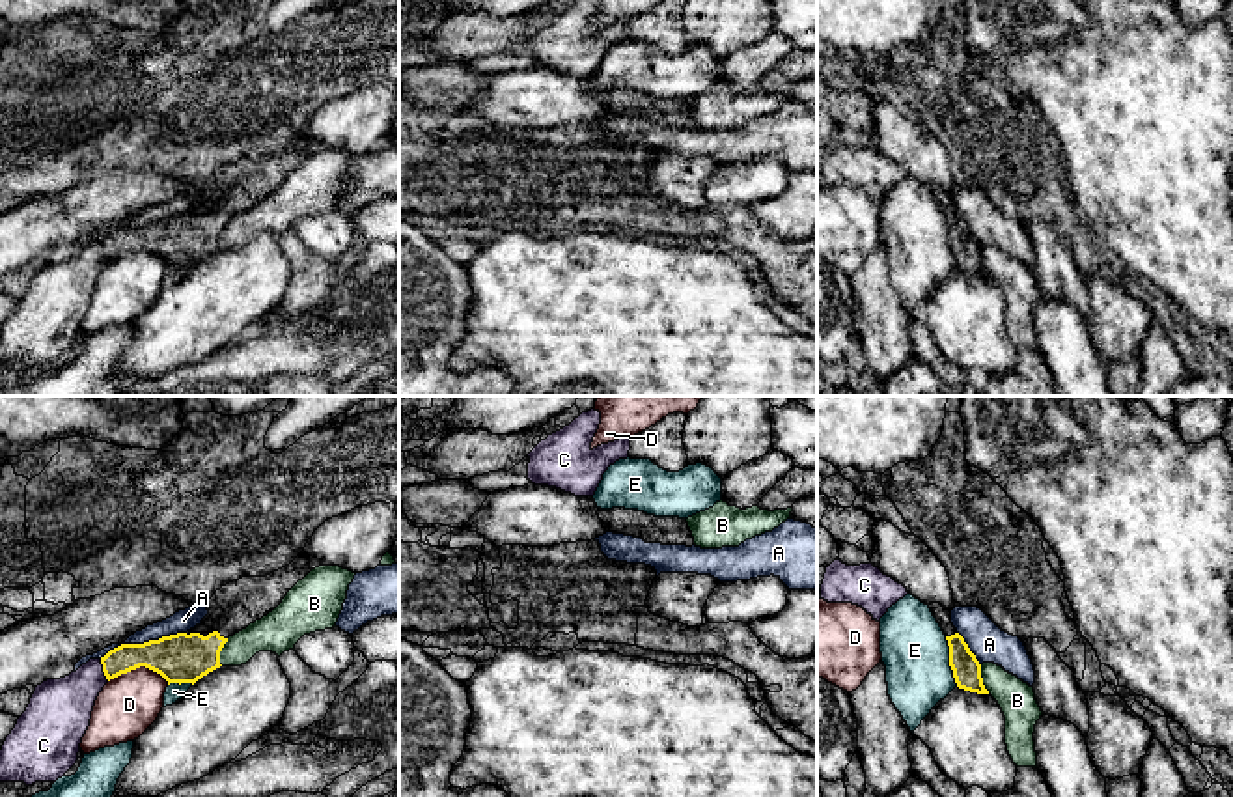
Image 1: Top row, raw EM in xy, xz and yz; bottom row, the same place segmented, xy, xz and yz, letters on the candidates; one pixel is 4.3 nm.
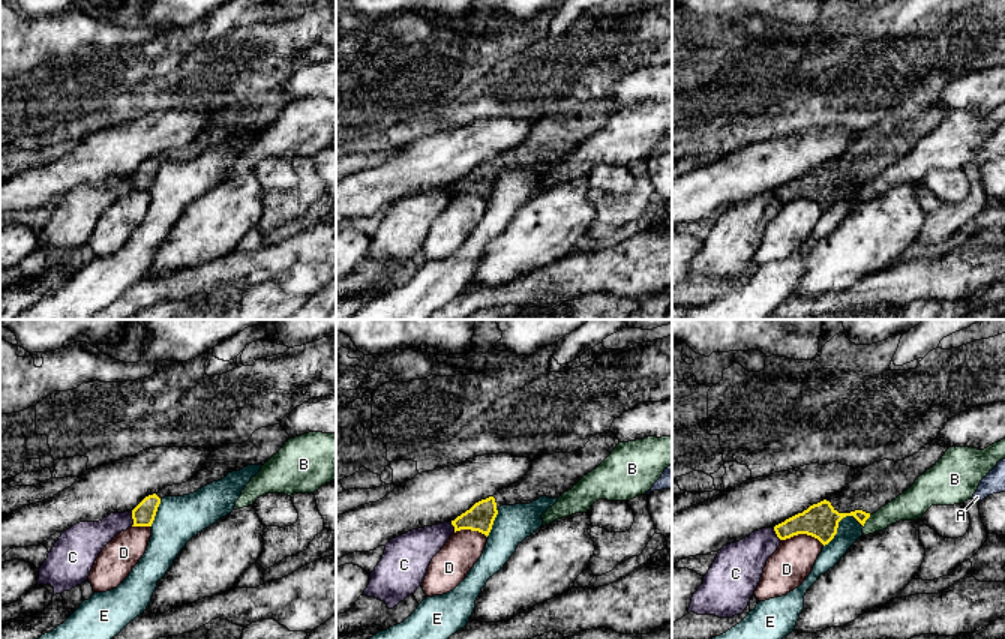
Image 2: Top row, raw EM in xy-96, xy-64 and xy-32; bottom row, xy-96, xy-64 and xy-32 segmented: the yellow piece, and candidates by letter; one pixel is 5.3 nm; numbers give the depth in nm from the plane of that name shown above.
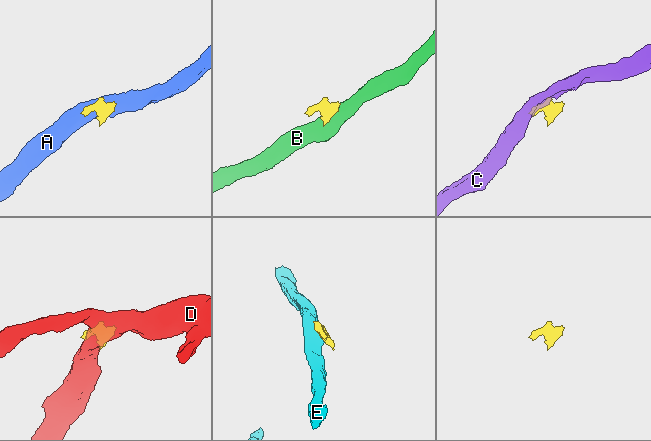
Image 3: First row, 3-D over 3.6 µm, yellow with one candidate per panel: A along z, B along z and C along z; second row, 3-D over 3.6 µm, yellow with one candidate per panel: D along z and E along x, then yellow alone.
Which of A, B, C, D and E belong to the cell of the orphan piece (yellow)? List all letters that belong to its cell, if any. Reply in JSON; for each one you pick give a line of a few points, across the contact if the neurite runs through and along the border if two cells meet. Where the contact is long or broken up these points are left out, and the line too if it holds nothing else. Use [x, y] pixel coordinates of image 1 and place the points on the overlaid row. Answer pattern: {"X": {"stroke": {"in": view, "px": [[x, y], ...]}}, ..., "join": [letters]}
{"join": []}

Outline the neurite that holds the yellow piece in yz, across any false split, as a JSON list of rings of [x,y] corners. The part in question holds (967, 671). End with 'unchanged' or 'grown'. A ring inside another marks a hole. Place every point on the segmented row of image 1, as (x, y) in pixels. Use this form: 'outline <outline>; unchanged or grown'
outline [[[931,603],[929,608],[946,635],[949,646],[949,666],[957,687],[977,694],[989,694],[983,685],[979,661],[951,623],[951,610],[940,603]]]; grown

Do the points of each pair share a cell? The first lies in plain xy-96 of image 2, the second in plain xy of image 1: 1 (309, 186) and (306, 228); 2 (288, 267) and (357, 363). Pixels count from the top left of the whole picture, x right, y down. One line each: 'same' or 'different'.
1: different
2: different

